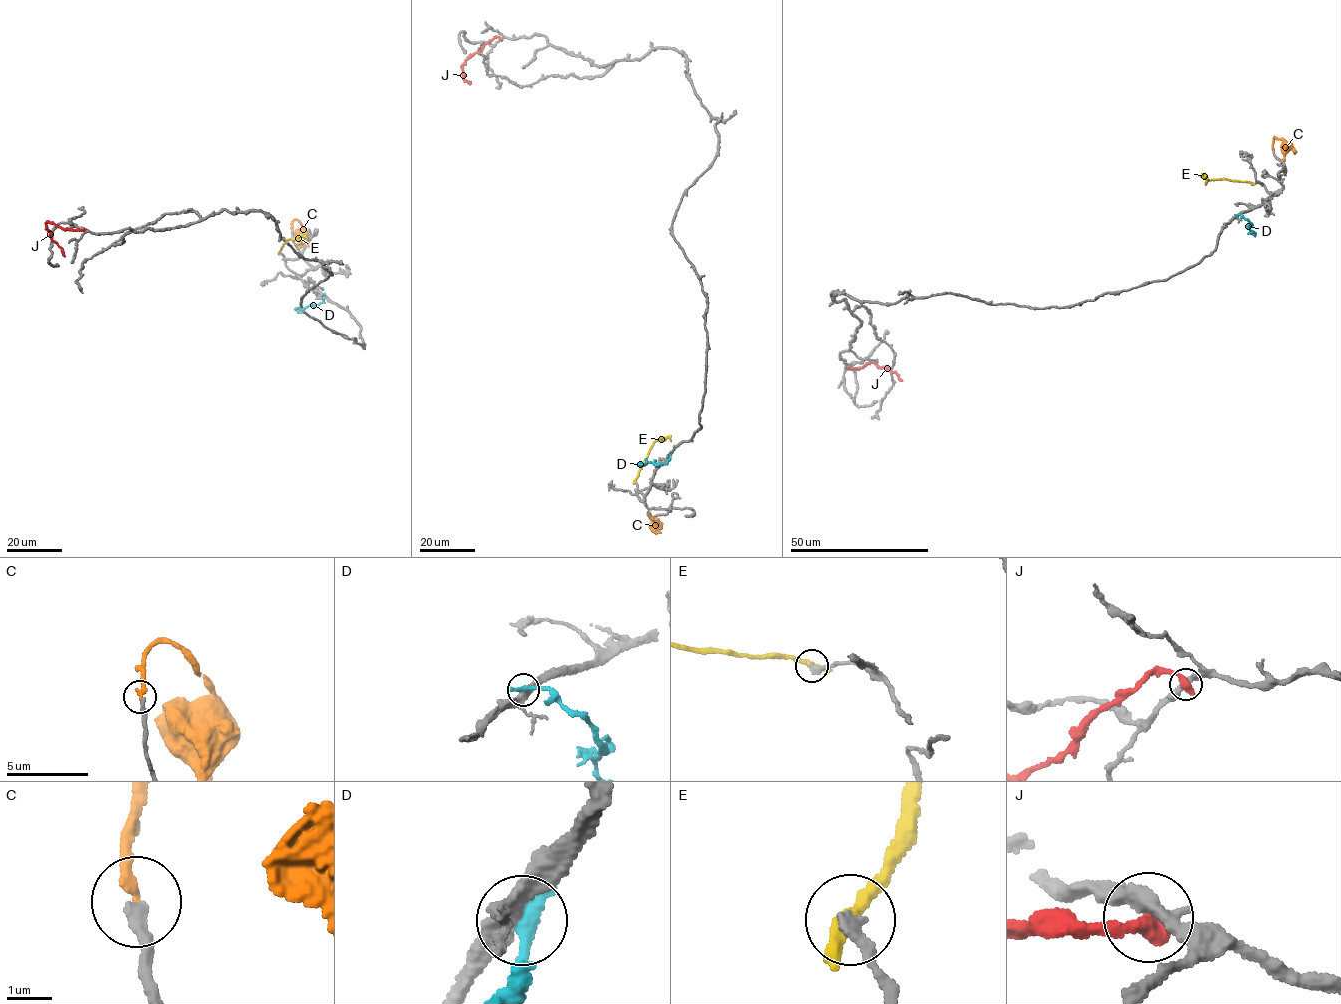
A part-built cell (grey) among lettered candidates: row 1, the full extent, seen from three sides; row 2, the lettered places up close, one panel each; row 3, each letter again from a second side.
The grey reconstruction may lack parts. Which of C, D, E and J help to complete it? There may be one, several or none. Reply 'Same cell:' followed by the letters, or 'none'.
Same cell: C

